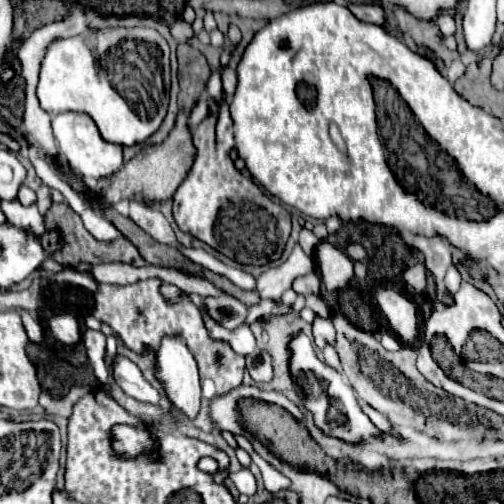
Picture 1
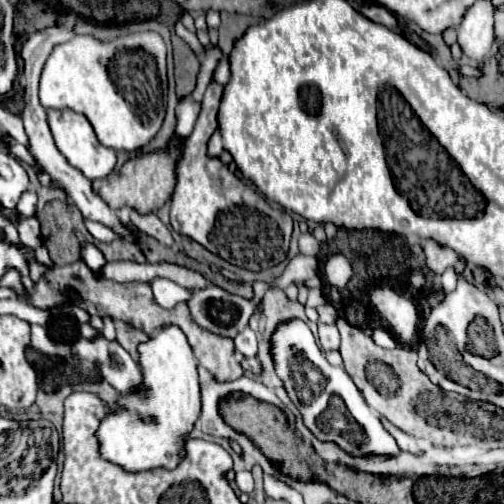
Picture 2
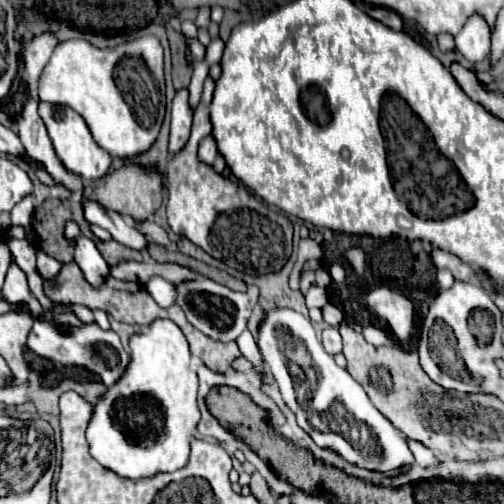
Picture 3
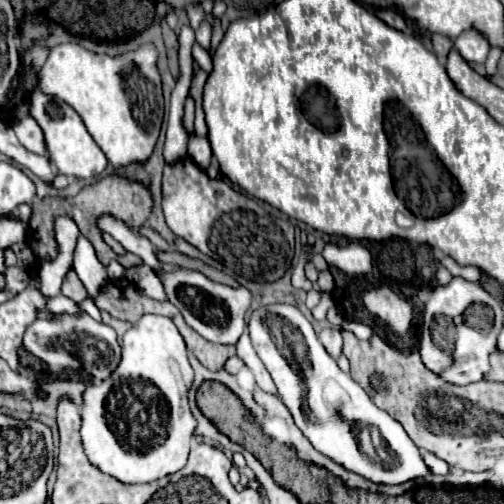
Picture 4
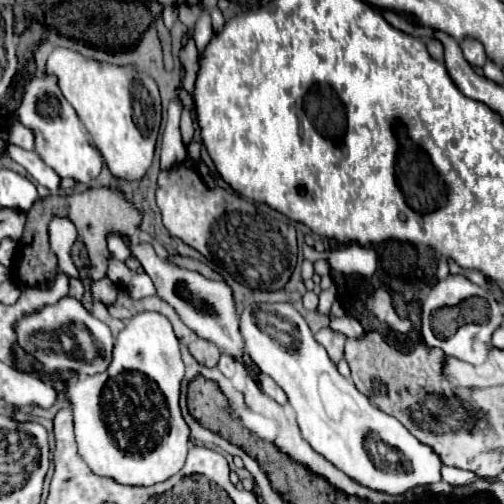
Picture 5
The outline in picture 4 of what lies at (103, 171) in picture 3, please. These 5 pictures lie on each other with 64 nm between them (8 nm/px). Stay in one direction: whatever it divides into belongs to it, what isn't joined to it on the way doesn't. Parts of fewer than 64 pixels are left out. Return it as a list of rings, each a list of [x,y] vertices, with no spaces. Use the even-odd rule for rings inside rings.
[[[36,88],[30,98],[30,112],[36,118],[36,122],[40,124],[40,128],[44,130],[44,138],[46,138],[46,146],[48,146],[48,154],[50,154],[48,160],[50,160],[50,164],[54,164],[58,168],[60,174],[76,176],[82,180],[92,180],[104,172],[104,168],[108,166],[108,158],[98,148],[98,144],[92,140],[82,118],[76,114],[74,108],[70,108],[62,100],[50,100],[46,94],[42,94]]]

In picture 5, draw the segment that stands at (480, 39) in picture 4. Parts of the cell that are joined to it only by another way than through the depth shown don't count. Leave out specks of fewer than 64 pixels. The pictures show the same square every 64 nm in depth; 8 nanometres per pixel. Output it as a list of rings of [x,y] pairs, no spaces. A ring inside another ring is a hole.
[[[464,38],[460,42],[460,48],[464,52],[464,58],[472,64],[472,66],[484,66],[486,62],[486,52],[484,52],[484,46],[478,42],[478,40],[472,40],[472,38]]]

